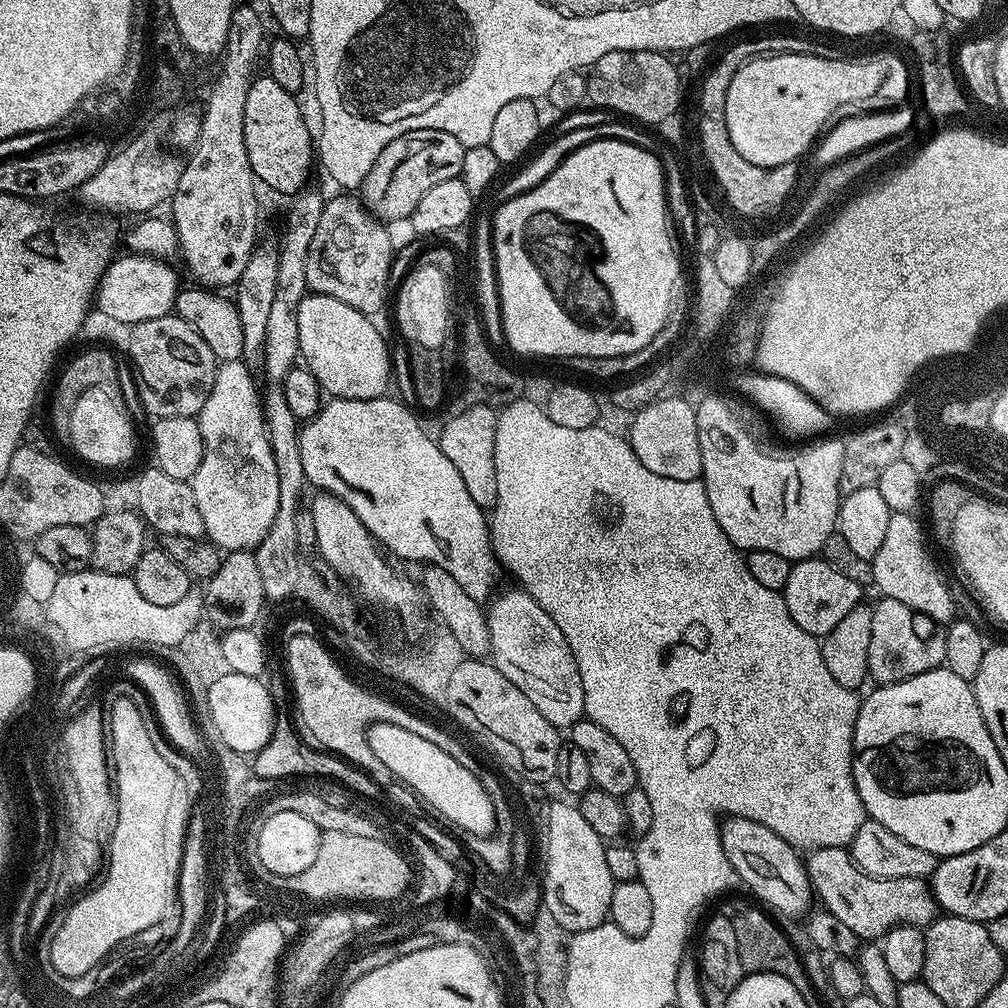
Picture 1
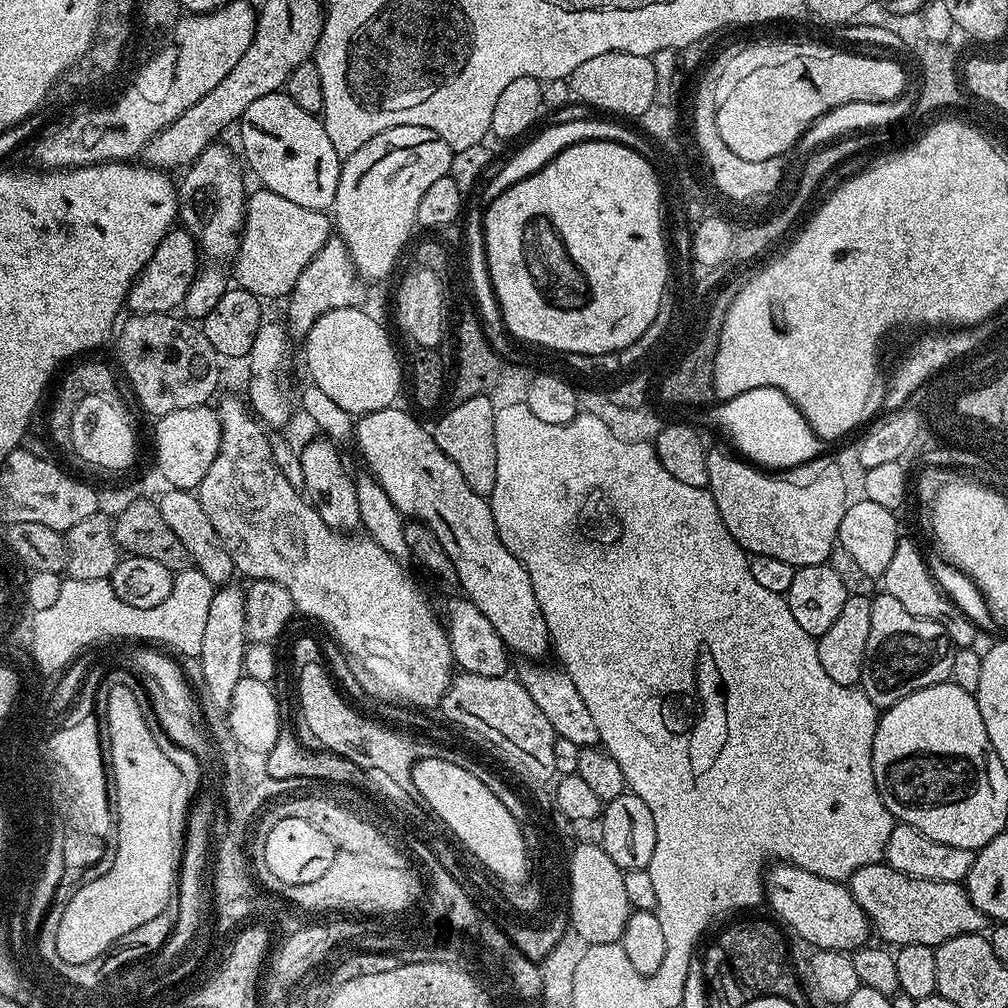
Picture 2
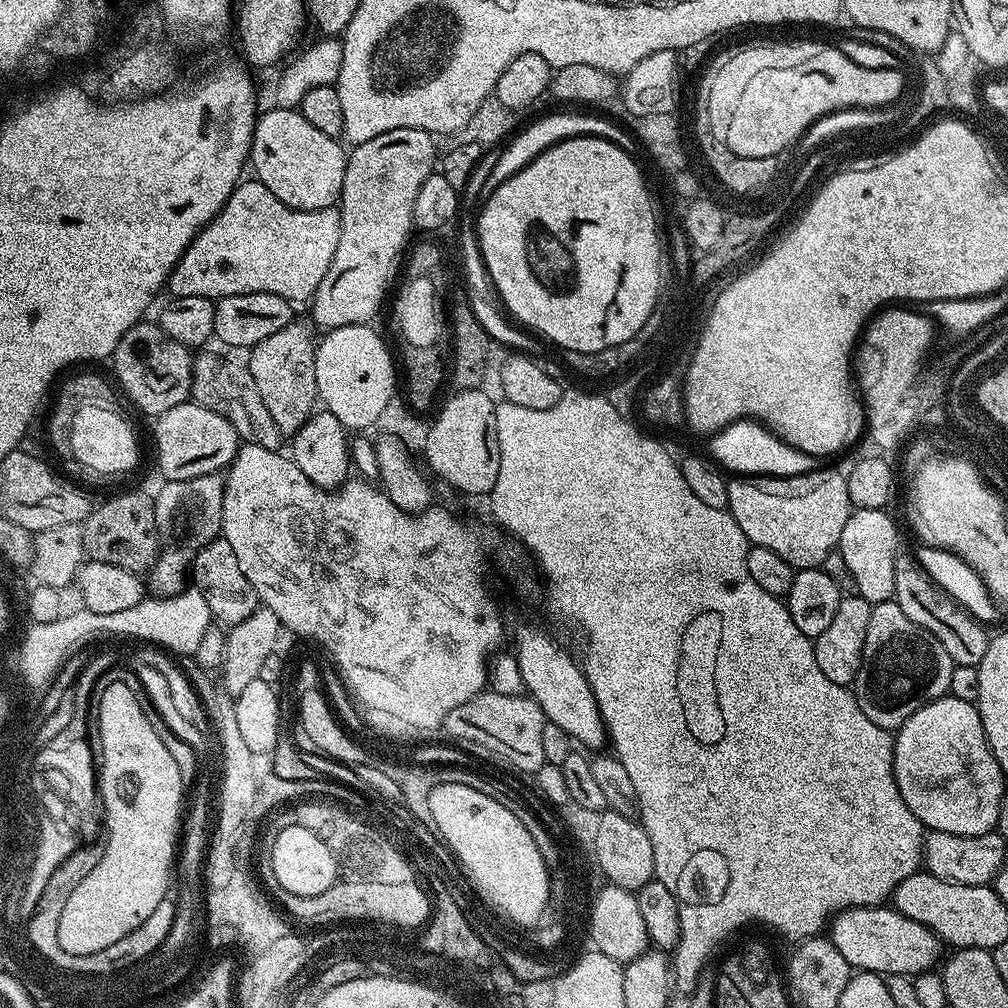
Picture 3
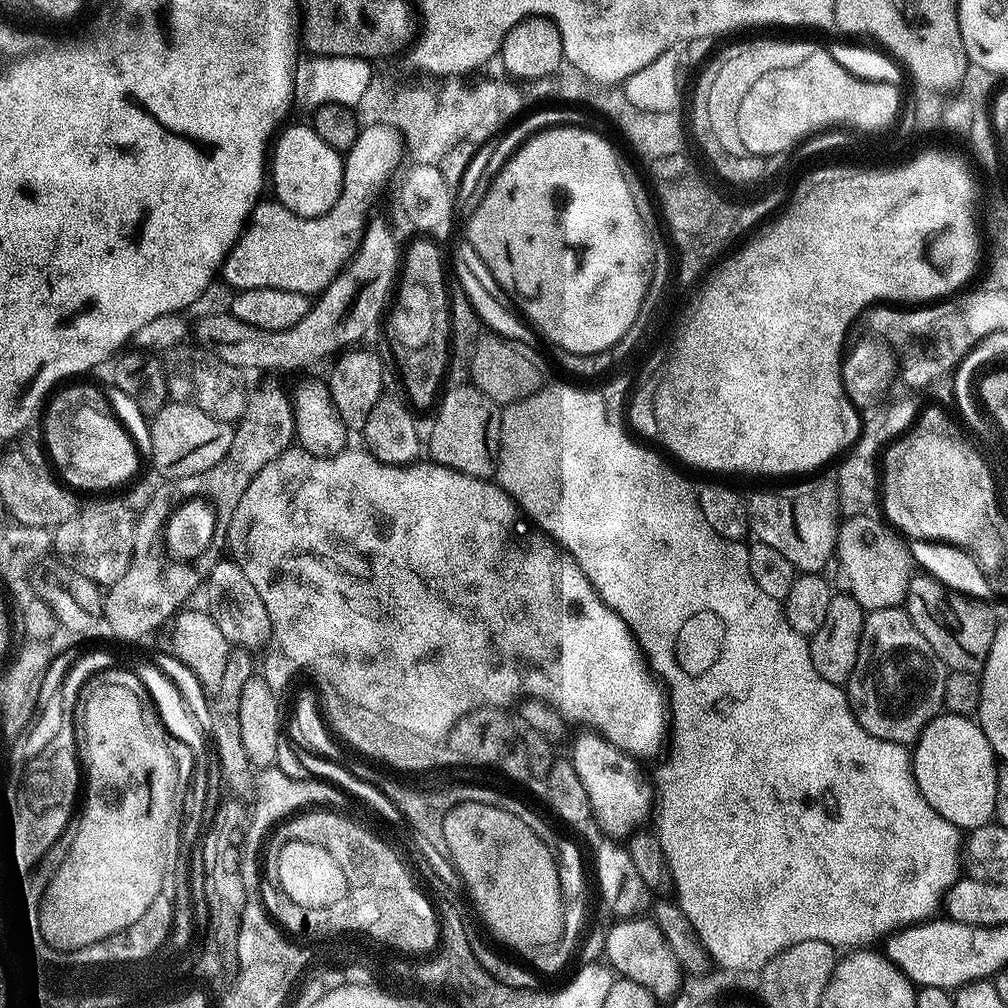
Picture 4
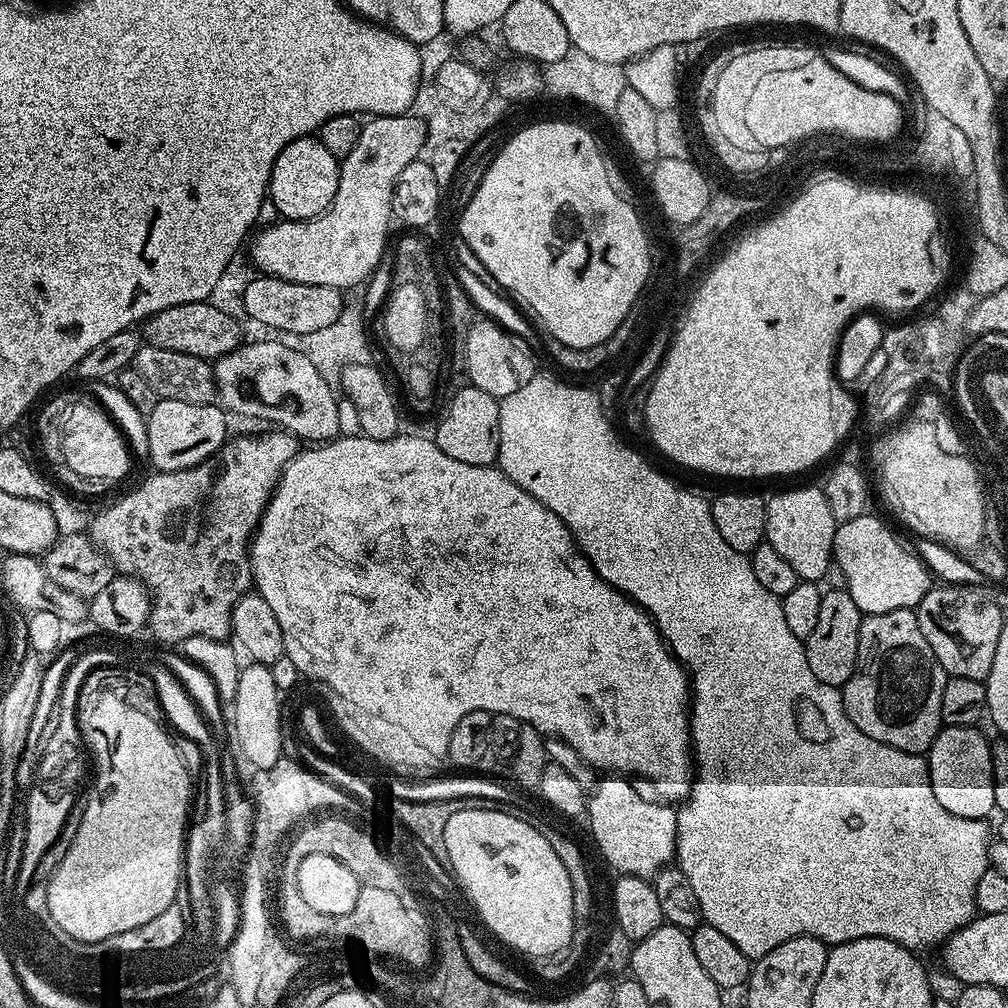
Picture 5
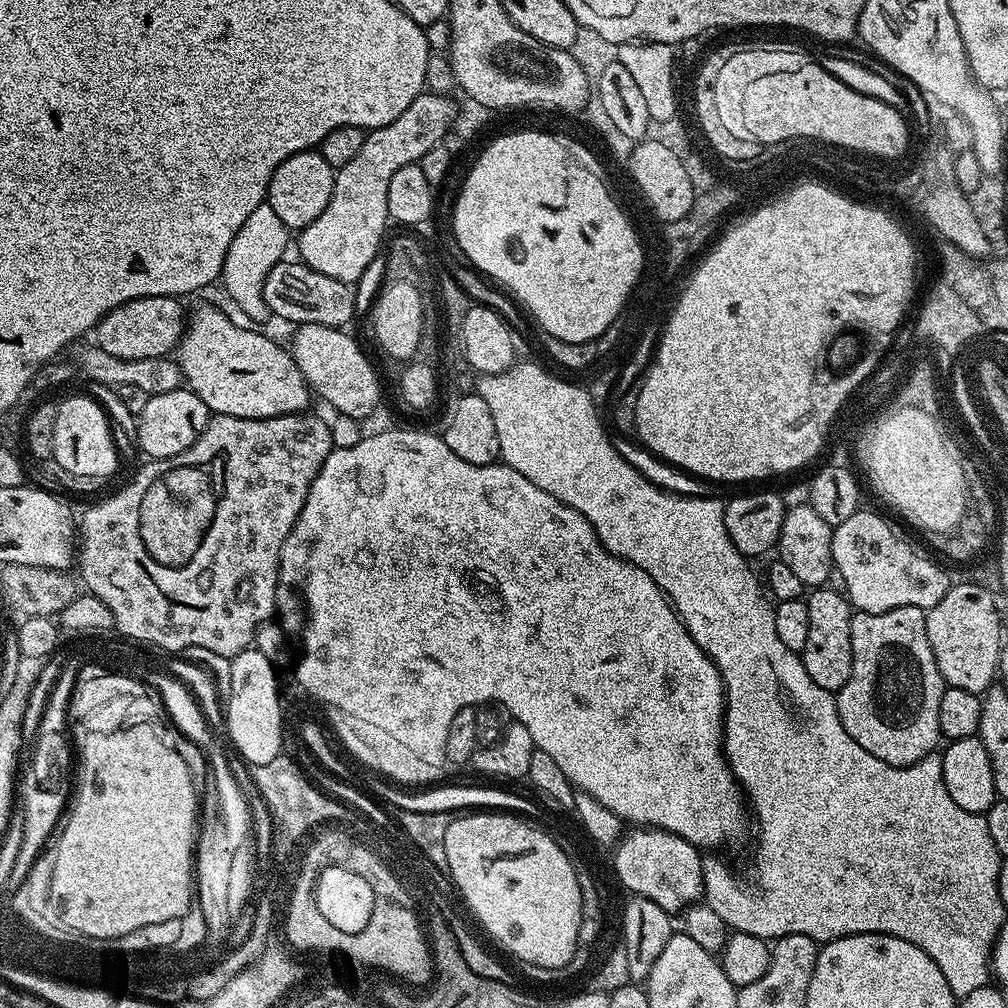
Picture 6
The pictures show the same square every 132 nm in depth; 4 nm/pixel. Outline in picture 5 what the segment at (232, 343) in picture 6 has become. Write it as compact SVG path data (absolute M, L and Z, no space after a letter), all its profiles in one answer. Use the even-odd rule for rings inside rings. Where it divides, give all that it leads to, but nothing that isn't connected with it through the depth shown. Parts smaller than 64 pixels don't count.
M274 338L274 340L256 340L253 344L248 344L248 342L241 343L240 347L235 348L230 354L221 356L219 360L215 361L214 369L219 403L229 413L237 412L238 415L249 416L252 420L269 420L272 423L269 425L286 432L291 432L293 436L304 442L327 442L335 440L340 436L340 427L338 426L338 396L332 393L334 391L333 385L328 384L326 378L322 378L322 375L318 374L314 368L314 362L310 362L305 355L298 354L295 350L290 350L289 346L286 346L280 338Z

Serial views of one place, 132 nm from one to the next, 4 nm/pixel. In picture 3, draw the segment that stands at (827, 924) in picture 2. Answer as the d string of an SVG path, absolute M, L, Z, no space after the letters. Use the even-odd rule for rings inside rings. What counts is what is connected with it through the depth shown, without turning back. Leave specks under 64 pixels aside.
M892 906L848 908L836 913L830 920L830 939L856 972L915 978L922 972L933 971L942 960L940 937L926 926L914 922L914 918L906 918L906 914L896 911Z

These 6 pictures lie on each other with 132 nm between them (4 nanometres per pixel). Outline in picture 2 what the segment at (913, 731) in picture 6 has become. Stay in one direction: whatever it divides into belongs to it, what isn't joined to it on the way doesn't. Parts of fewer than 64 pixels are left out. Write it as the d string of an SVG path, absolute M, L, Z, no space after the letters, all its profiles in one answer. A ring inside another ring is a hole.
M883 590L871 597L870 638L866 638L866 654L862 662L859 687L878 710L894 706L906 694L914 694L926 686L943 684L950 677L954 645L938 622L918 618Z

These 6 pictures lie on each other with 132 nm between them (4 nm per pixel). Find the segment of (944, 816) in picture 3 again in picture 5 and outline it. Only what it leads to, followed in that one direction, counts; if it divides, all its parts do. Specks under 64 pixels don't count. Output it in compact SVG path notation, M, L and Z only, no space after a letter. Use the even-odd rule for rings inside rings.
M941 727L928 748L928 777L934 786L934 798L938 798L942 810L958 814L958 818L984 820L994 812L994 778L992 777L992 744L980 733L979 727Z

